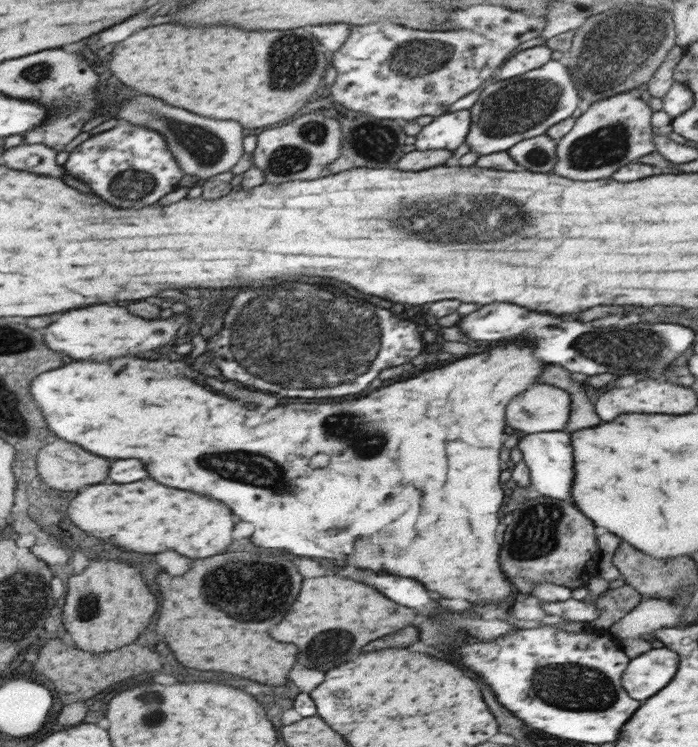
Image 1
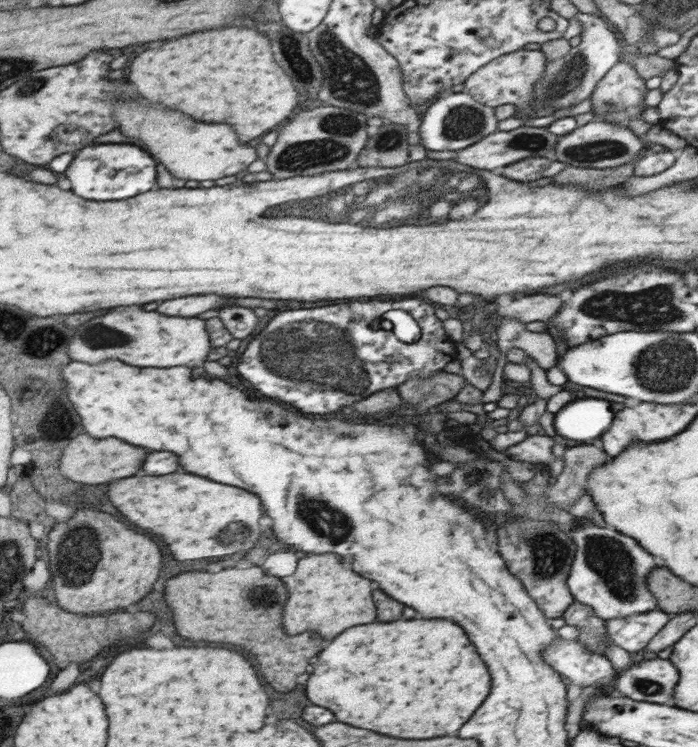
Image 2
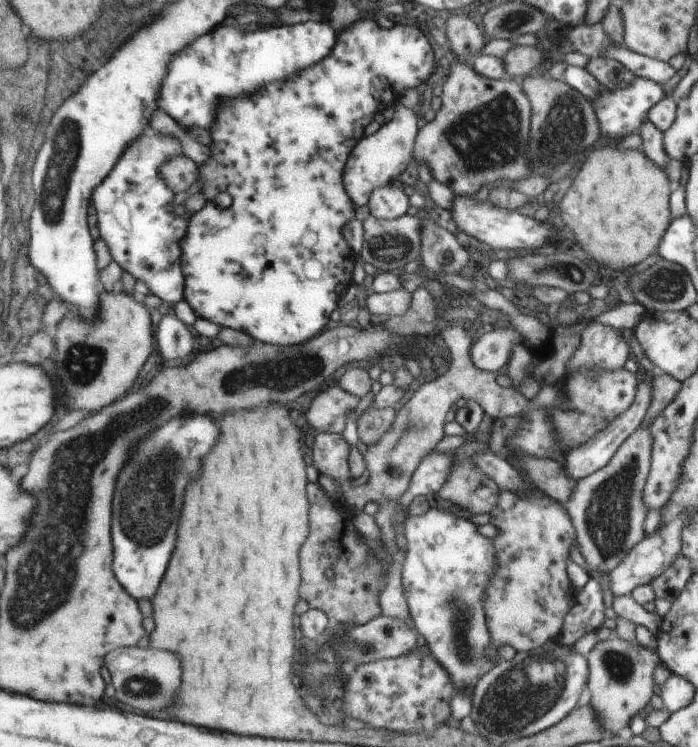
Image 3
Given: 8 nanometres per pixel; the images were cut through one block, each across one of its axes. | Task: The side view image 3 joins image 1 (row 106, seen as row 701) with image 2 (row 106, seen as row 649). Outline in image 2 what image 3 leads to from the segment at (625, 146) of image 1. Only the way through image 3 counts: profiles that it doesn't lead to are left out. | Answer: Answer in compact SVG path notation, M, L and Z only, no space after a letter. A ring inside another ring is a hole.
M618 61L592 91L592 113L596 120L610 121L626 127L632 119L642 120L642 111L648 107L644 101L647 91L646 82L644 78L640 78L634 65Z

